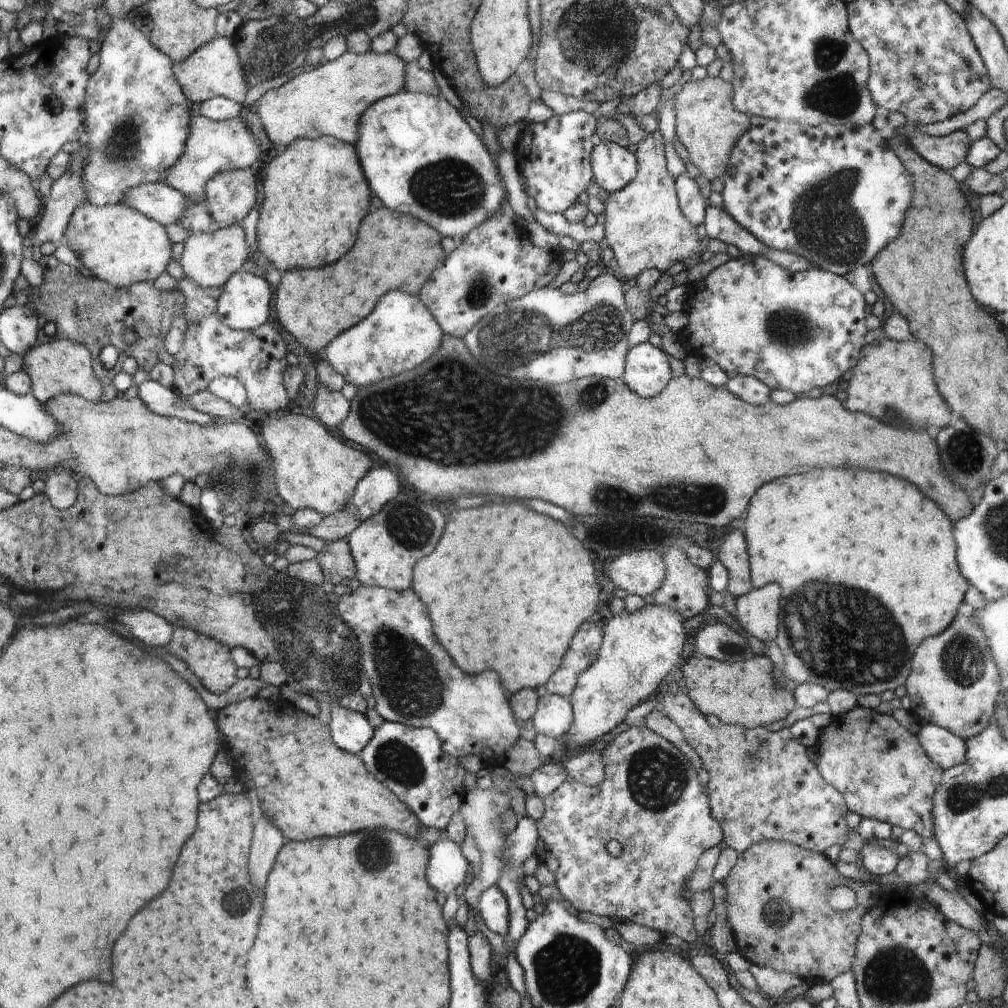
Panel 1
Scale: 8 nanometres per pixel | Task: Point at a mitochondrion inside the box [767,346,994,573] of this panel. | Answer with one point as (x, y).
(963, 453)

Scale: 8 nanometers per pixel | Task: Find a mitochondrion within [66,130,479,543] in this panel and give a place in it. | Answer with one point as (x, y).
(238, 469)

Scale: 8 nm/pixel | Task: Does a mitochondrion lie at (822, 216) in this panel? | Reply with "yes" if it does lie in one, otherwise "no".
yes

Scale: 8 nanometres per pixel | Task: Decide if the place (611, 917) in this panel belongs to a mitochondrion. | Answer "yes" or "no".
no

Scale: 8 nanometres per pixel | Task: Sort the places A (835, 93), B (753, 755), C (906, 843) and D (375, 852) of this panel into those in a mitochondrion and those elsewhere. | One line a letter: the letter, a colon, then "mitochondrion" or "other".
A: mitochondrion
B: mitochondrion
C: other
D: mitochondrion

